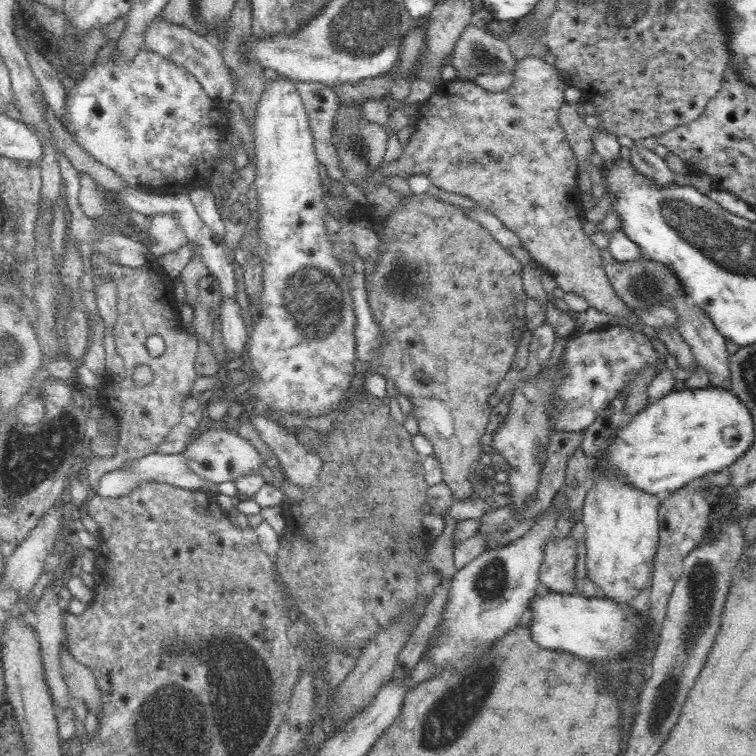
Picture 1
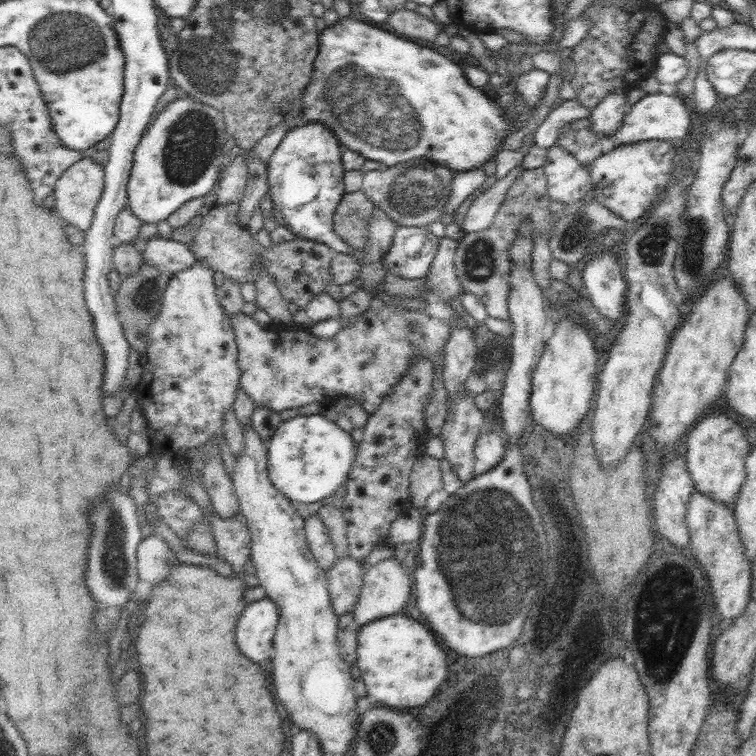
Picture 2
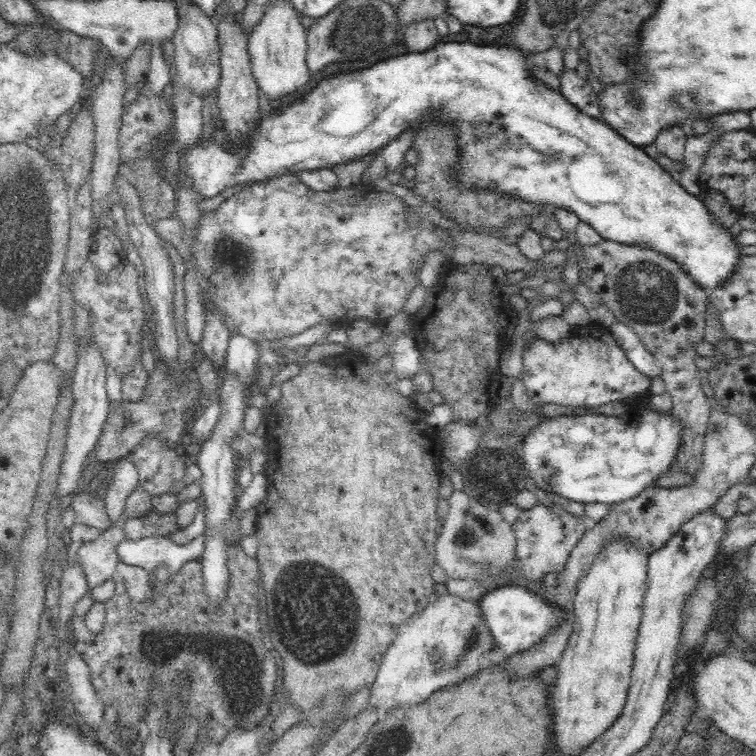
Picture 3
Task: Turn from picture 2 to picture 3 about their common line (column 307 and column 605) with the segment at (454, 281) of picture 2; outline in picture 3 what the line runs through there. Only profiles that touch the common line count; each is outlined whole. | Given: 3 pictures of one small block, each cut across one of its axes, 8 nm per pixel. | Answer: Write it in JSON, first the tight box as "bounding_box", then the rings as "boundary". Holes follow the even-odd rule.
{"bounding_box":[521,321,651,411],"boundary":[[[590,321],[580,329],[578,337],[557,343],[555,350],[537,350],[540,340],[534,338],[534,342],[522,354],[521,373],[526,394],[537,406],[557,404],[580,411],[585,407],[604,406],[614,400],[632,403],[636,397],[650,392],[651,378],[631,363],[624,349],[618,345],[618,340],[606,328],[593,328]]]}

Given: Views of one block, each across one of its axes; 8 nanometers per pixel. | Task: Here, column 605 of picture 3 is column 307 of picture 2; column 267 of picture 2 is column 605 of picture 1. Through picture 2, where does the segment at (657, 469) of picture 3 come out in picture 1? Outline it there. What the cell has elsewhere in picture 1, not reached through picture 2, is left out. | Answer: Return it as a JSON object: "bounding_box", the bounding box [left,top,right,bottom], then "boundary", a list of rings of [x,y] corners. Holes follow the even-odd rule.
{"bounding_box":[589,386,754,501],"boundary":[[[708,386],[695,389],[684,388],[677,391],[674,390],[658,401],[651,401],[644,409],[640,410],[640,412],[638,412],[626,426],[616,430],[616,434],[609,439],[609,442],[603,448],[600,448],[600,452],[596,454],[594,459],[589,459],[591,465],[598,464],[599,467],[600,463],[604,463],[604,466],[602,467],[608,469],[608,471],[612,471],[612,473],[616,473],[616,477],[620,477],[620,479],[628,481],[630,485],[634,485],[634,487],[646,493],[652,493],[659,499],[666,501],[666,498],[668,498],[674,491],[694,483],[705,474],[708,474],[709,472],[717,473],[729,468],[746,452],[746,450],[750,448],[750,446],[752,446],[752,442],[754,442],[754,419],[752,419],[752,413],[750,413],[750,409],[742,403],[733,391],[722,386]]]}

